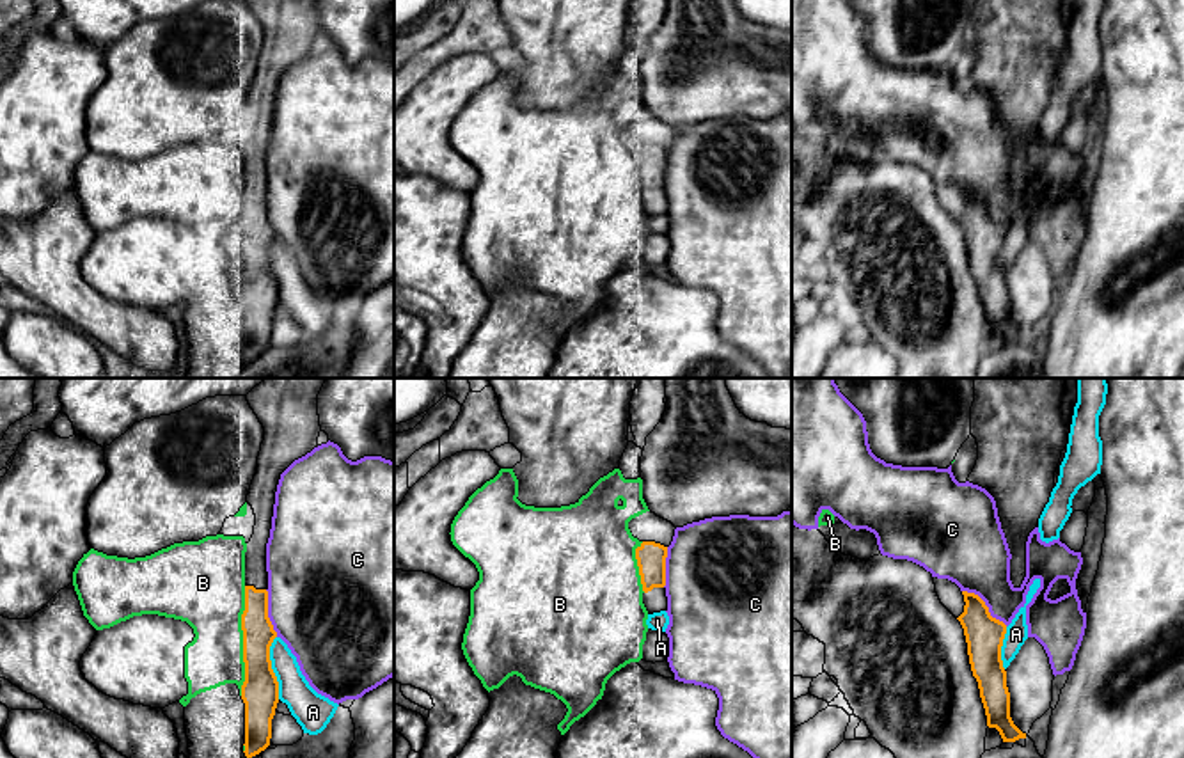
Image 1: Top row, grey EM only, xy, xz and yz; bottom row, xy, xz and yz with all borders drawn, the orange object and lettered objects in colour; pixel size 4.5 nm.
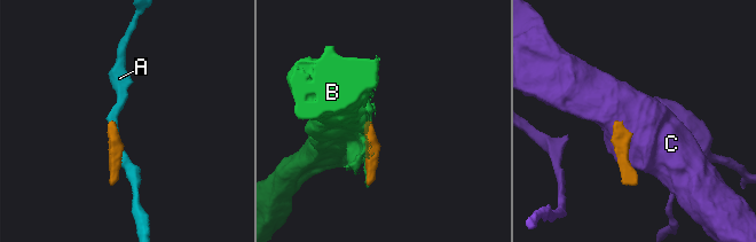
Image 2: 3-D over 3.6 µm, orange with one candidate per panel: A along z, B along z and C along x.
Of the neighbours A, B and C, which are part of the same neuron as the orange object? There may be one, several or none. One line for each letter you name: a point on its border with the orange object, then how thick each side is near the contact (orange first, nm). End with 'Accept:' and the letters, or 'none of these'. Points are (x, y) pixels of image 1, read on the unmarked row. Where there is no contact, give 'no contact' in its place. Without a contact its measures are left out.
Accept: none of these

